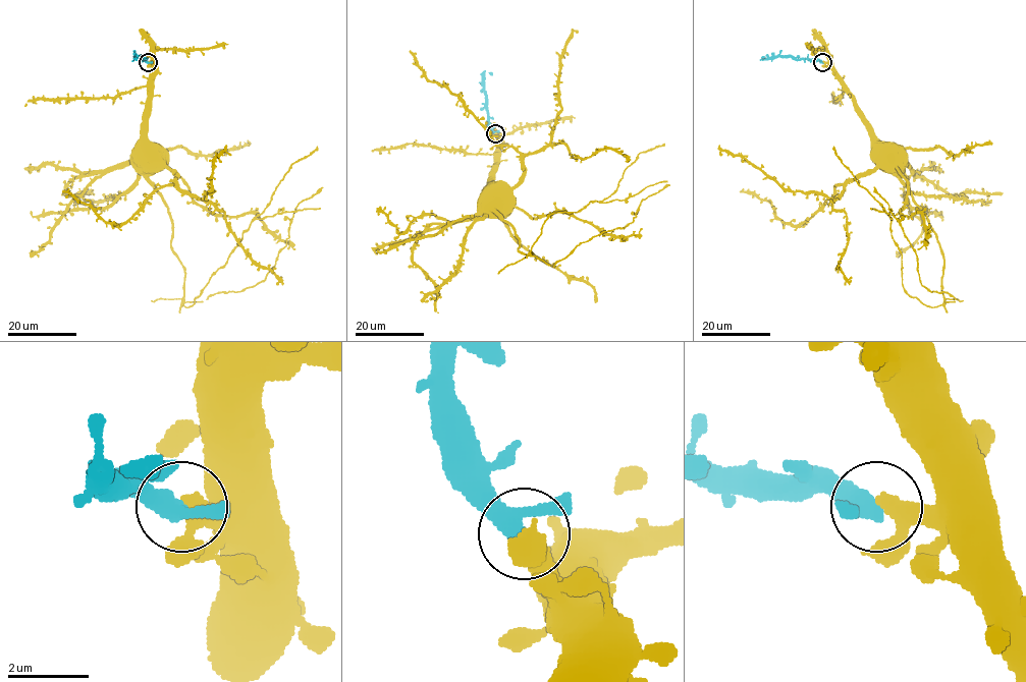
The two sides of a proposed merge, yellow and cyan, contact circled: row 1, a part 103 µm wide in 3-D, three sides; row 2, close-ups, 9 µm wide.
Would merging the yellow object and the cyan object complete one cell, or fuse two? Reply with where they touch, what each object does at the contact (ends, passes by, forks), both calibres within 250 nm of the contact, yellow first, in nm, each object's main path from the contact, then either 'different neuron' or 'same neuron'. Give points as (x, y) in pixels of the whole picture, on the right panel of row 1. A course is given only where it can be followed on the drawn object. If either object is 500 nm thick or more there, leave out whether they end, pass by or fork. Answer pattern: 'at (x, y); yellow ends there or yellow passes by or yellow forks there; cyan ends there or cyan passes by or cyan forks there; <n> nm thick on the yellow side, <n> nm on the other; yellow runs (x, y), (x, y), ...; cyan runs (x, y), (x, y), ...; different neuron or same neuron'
at (822, 62); yellow passes by; cyan passes by; 360 nm thick on the yellow side, 380 nm on the other; yellow runs (822, 61), (831, 65), (843, 89), (852, 99), (855, 111), (871, 133), (871, 144), (882, 158); cyan runs (822, 62), (791, 57), (760, 59), (764, 57); same neuron

